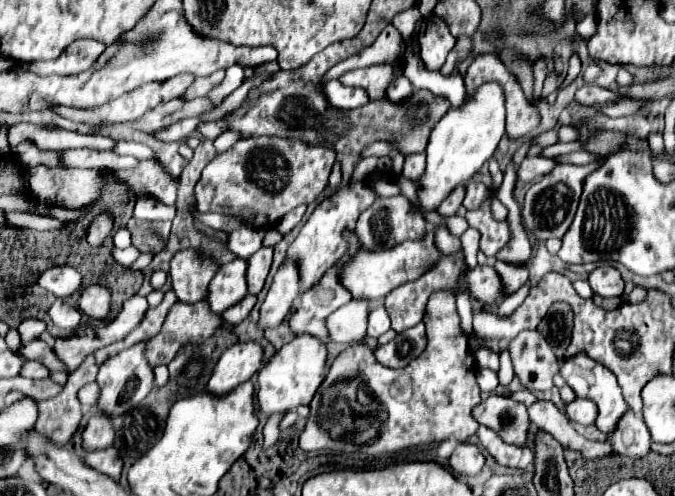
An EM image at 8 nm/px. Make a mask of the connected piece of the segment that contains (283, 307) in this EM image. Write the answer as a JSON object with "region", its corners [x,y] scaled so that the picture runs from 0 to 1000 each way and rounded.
{"region":[[[421,522],[412,550],[406,554],[406,567],[397,583],[394,607],[385,623],[385,659],[400,663],[412,659],[421,639],[427,635],[433,611],[444,595],[444,550],[441,550],[441,526]]]}

